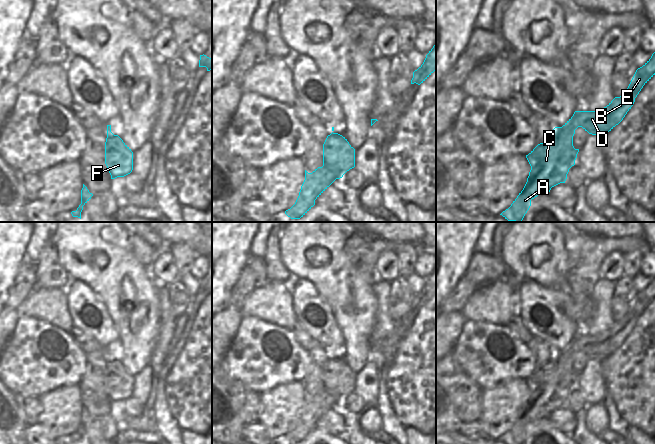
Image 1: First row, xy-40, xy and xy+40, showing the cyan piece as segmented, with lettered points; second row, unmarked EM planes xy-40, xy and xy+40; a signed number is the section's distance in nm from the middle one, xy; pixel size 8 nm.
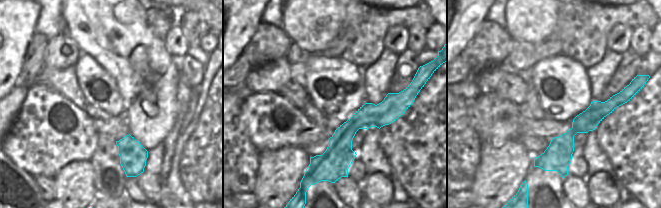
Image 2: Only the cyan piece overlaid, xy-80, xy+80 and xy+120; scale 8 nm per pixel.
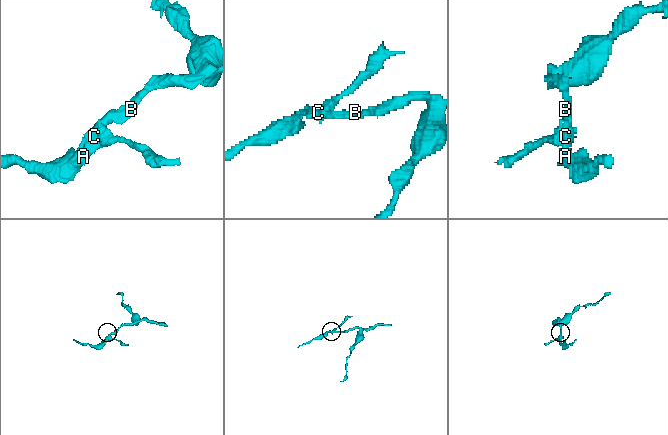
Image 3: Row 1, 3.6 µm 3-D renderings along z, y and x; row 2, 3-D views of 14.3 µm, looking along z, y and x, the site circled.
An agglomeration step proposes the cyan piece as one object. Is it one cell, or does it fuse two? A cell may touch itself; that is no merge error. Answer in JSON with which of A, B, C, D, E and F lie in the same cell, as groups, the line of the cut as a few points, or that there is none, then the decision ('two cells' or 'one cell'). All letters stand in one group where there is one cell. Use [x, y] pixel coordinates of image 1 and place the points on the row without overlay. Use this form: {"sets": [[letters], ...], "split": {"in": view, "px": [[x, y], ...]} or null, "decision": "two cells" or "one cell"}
{"sets": [["A", "B", "C", "D", "E"], ["F"]], "split": {"in": "xy", "px": [[323, 386], [332, 394], [343, 398]]}, "decision": "two cells"}

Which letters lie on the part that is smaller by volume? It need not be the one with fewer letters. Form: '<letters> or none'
F

